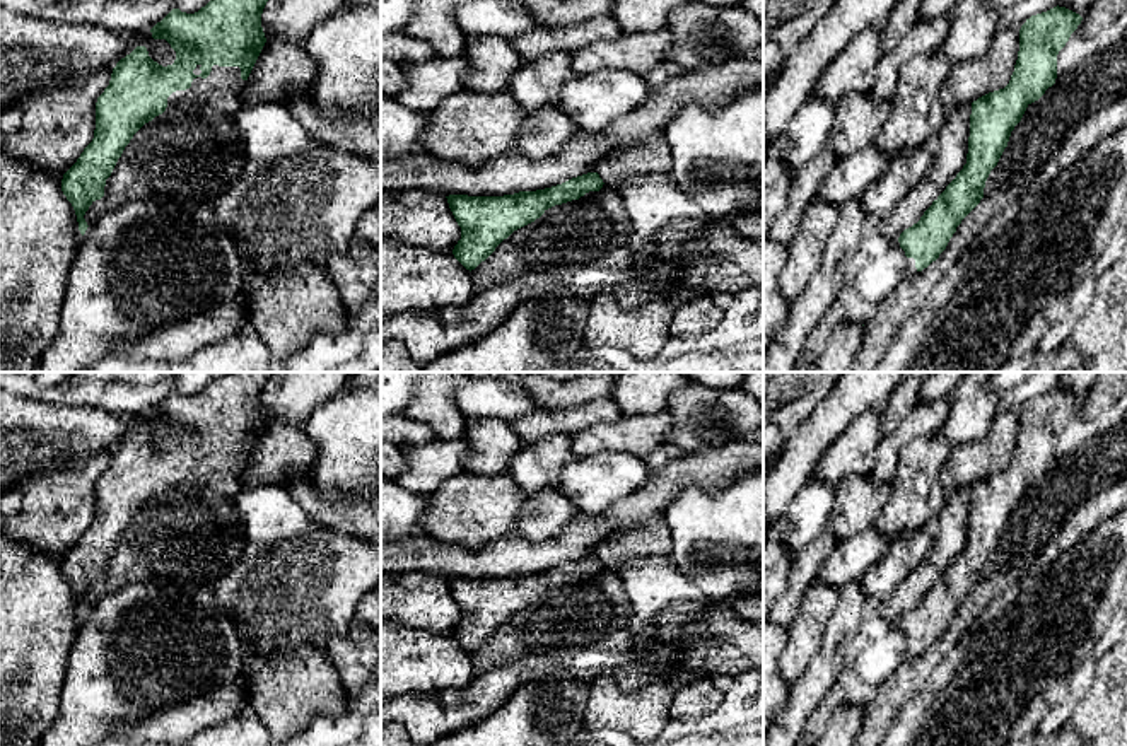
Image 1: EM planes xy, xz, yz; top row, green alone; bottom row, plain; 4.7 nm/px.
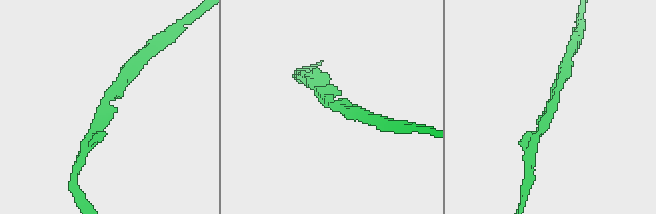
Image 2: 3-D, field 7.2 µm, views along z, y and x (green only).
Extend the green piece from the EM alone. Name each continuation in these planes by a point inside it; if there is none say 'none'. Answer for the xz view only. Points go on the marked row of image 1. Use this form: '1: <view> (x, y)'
none

